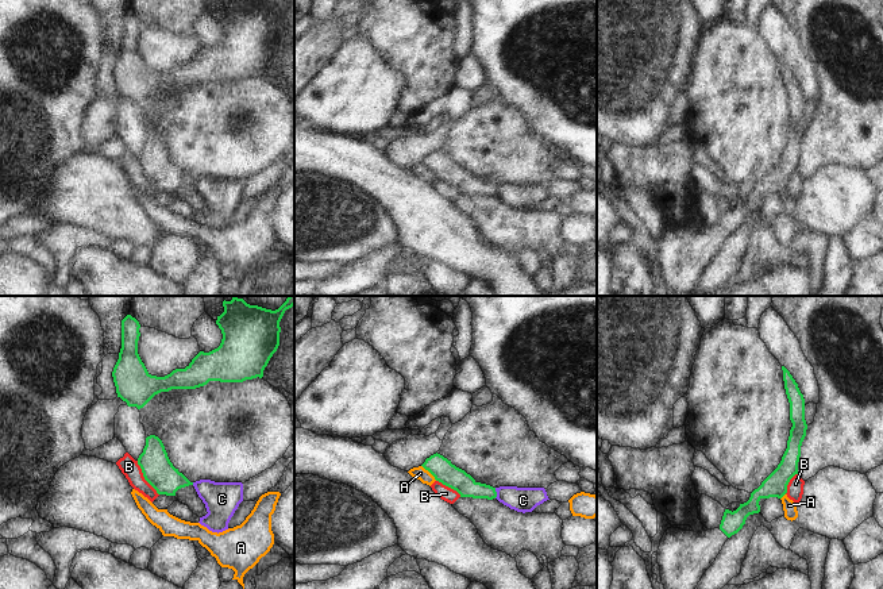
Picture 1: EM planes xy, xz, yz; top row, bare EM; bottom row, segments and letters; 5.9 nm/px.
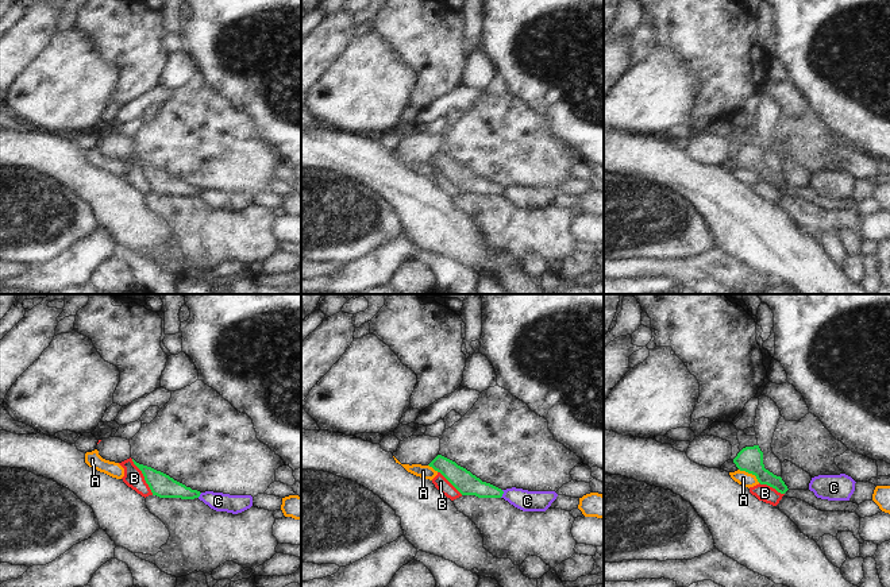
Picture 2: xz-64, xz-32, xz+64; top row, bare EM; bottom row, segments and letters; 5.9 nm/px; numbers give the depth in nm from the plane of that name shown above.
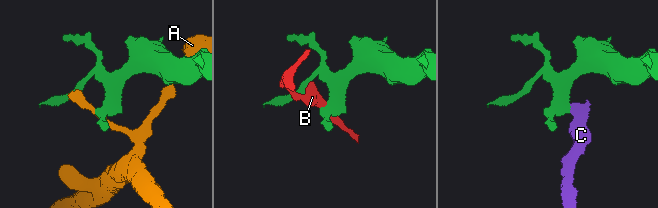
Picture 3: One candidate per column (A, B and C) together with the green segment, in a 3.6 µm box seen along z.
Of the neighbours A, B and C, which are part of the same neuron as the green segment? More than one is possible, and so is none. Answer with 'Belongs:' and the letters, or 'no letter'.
Belongs: no letter

